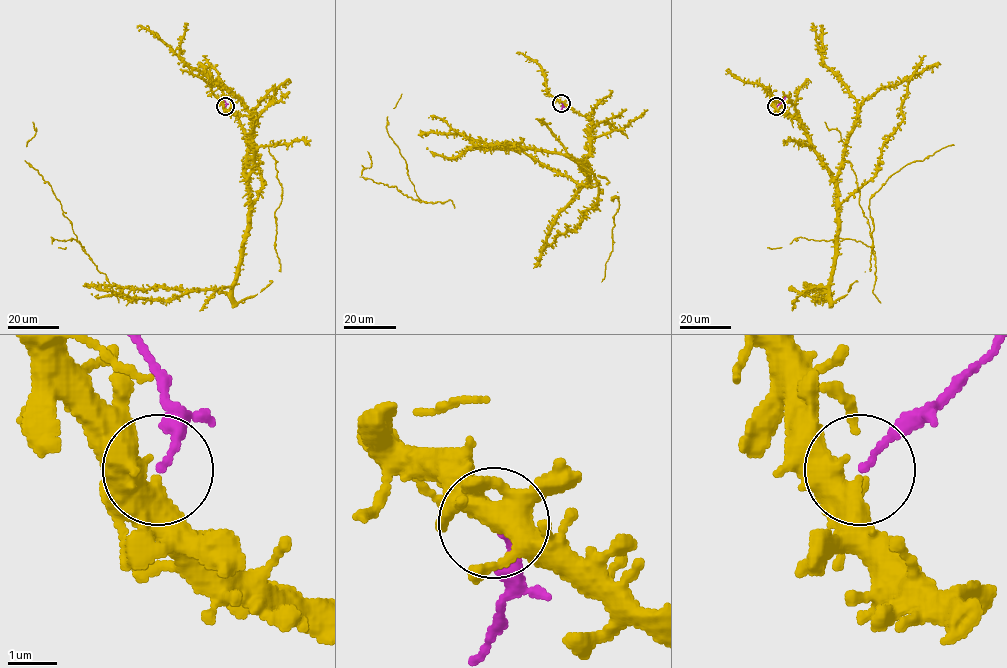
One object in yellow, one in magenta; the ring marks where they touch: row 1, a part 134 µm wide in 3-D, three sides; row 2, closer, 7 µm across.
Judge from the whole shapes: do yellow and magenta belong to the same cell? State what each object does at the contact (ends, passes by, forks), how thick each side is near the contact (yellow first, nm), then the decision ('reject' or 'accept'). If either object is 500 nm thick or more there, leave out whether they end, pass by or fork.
550 nm thick on the yellow side, 120 nm on the other; reject

